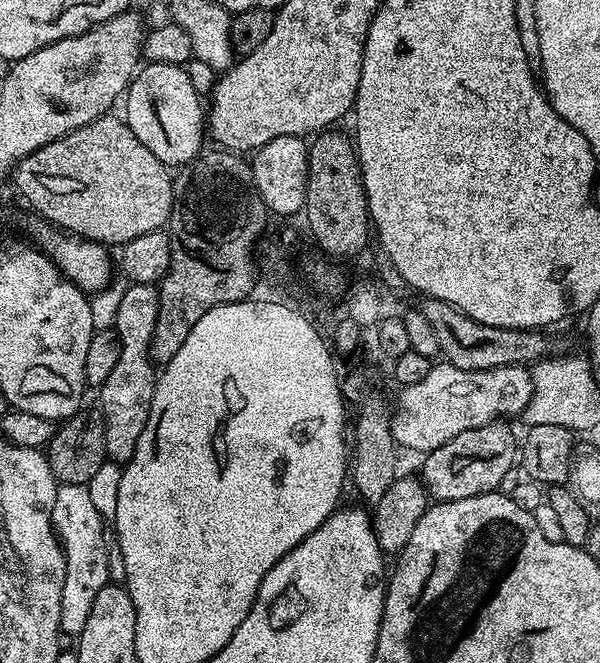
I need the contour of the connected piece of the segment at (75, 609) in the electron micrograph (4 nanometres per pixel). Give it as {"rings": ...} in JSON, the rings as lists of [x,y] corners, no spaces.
{"rings":[[[62,484],[57,487],[51,518],[64,552],[60,629],[65,635],[78,636],[86,626],[99,590],[111,579],[105,546],[108,539],[107,533],[104,533],[106,524],[91,501],[87,485],[83,484]]]}

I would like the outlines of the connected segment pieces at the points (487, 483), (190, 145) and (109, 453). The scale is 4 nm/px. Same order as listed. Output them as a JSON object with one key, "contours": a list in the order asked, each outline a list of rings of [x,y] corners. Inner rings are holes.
{"contours":[[[[503,419],[486,426],[462,430],[450,442],[427,453],[424,467],[418,472],[427,495],[433,501],[474,498],[478,494],[497,491],[508,476],[512,463],[518,460],[518,436],[512,433],[511,423]]],[[[148,62],[132,77],[126,89],[122,119],[134,130],[134,138],[138,138],[154,158],[166,166],[183,166],[195,160],[205,147],[206,108],[203,103],[200,105],[200,100],[202,94],[194,90],[187,67]]],[[[128,284],[122,291],[122,302],[118,302],[114,331],[120,340],[120,353],[110,378],[98,389],[98,411],[106,426],[106,457],[121,466],[138,450],[138,438],[142,438],[154,398],[158,372],[152,363],[150,338],[154,334],[154,322],[158,322],[159,305],[160,290],[155,284]]]]}

